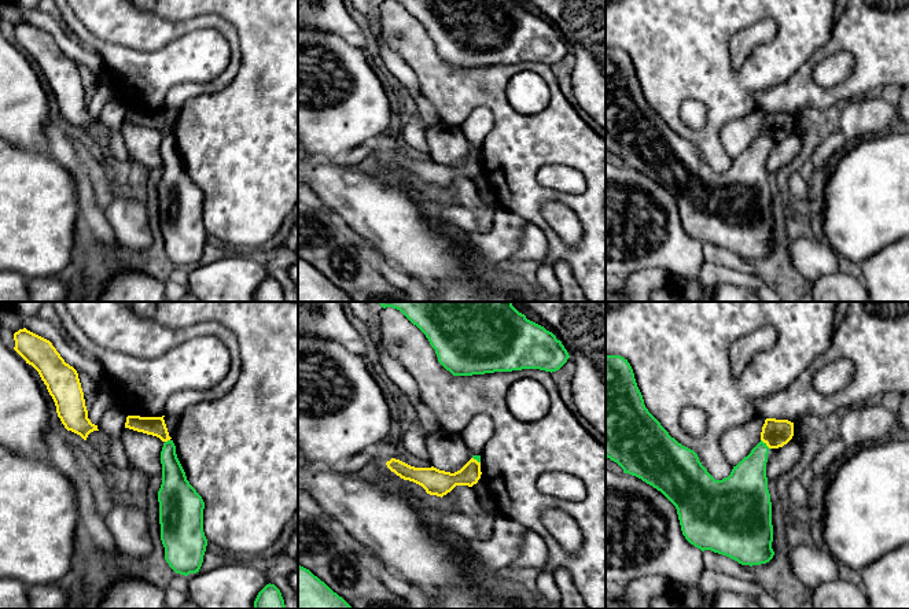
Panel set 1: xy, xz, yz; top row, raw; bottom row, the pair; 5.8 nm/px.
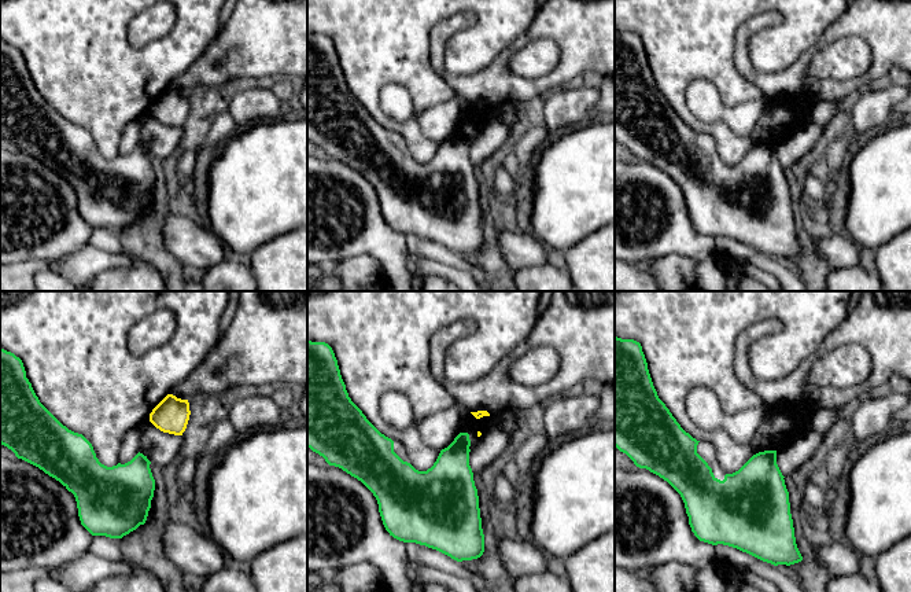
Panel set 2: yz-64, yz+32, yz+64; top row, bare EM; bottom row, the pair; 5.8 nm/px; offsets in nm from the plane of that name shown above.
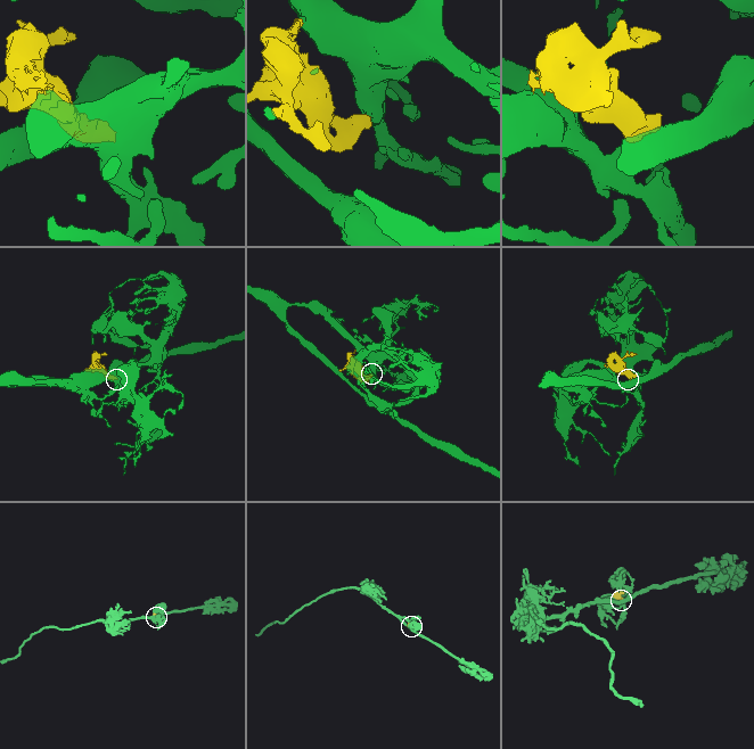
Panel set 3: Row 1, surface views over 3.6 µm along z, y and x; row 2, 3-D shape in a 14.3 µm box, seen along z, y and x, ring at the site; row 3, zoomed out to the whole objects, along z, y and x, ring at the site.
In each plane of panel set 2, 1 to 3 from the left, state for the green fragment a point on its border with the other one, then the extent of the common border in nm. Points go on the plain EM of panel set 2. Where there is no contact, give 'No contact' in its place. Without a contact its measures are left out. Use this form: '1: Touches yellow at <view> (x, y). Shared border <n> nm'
1: No contact
2: No contact
3: No contact

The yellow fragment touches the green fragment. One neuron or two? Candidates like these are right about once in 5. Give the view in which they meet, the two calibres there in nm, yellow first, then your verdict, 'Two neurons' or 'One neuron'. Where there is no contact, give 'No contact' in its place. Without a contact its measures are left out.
Touches yellow in yz. Thickness 160 nm (yellow) against 220 nm. One neuron

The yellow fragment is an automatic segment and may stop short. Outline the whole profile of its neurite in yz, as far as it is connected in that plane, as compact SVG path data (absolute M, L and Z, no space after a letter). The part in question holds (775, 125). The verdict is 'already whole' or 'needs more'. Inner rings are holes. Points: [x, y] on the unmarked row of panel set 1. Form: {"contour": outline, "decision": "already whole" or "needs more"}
{"contour": "M606 47L606 150L617 155L623 166L660 184L676 199L685 232L702 244L711 243L750 259L773 251L766 155L769 143L783 140L792 129L794 115L766 111L761 134L733 159L728 170L715 173L698 147L671 130L648 104L628 52Z", "decision": "needs more"}

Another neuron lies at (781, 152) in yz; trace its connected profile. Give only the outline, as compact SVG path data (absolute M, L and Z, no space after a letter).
M791 132L787 137L779 141L769 141L766 155L766 170L776 174L783 166L792 162L799 154L801 140Z

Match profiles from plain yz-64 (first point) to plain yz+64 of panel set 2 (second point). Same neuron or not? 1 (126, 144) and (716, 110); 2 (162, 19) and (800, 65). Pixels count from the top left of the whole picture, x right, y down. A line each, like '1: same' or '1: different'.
1: same
2: same

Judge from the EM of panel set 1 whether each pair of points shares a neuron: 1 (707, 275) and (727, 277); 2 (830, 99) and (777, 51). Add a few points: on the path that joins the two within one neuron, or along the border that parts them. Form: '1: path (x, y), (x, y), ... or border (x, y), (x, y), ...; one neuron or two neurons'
1: path (711, 275), (722, 276); one neuron
2: border (820, 47), (786, 80), (771, 88); two neurons

